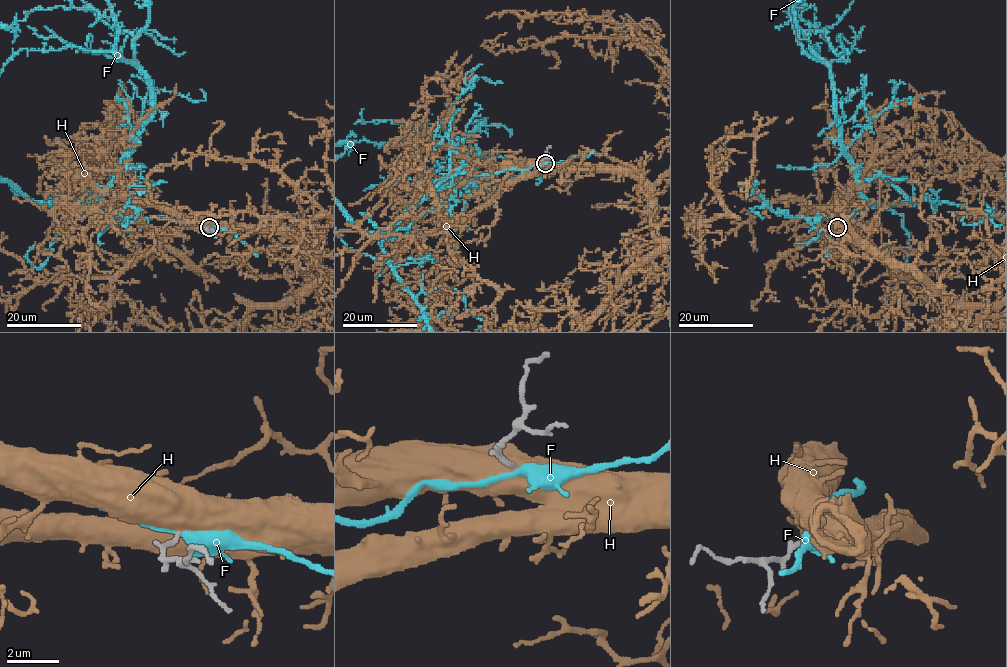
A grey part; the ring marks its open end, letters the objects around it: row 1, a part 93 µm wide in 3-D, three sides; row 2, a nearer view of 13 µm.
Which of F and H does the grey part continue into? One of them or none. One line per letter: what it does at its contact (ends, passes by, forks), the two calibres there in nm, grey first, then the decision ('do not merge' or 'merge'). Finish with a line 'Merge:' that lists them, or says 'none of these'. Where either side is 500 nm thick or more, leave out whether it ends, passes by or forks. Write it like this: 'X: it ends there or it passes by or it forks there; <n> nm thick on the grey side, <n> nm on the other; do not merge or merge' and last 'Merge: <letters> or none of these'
F: it passes by; 180 nm thick on the grey side, 360 nm on the other; do not merge
H: 180 nm thick on the grey side, 750 nm on the other; merge
Merge: H

